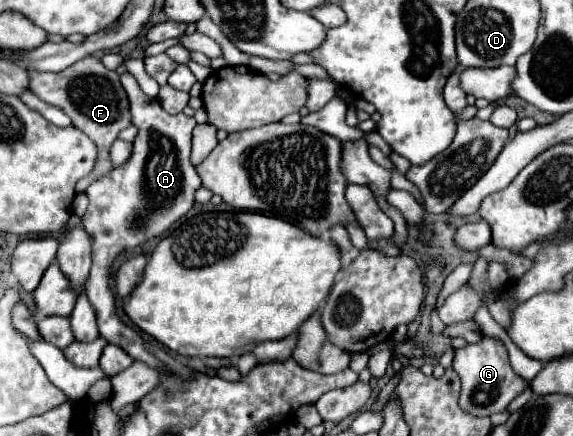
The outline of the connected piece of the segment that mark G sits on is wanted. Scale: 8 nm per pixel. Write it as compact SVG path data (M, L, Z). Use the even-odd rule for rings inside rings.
M483 336L479 342L455 350L453 370L459 374L463 386L459 406L475 416L491 416L495 412L507 410L509 402L529 386L525 378L513 372L505 344L493 336Z

